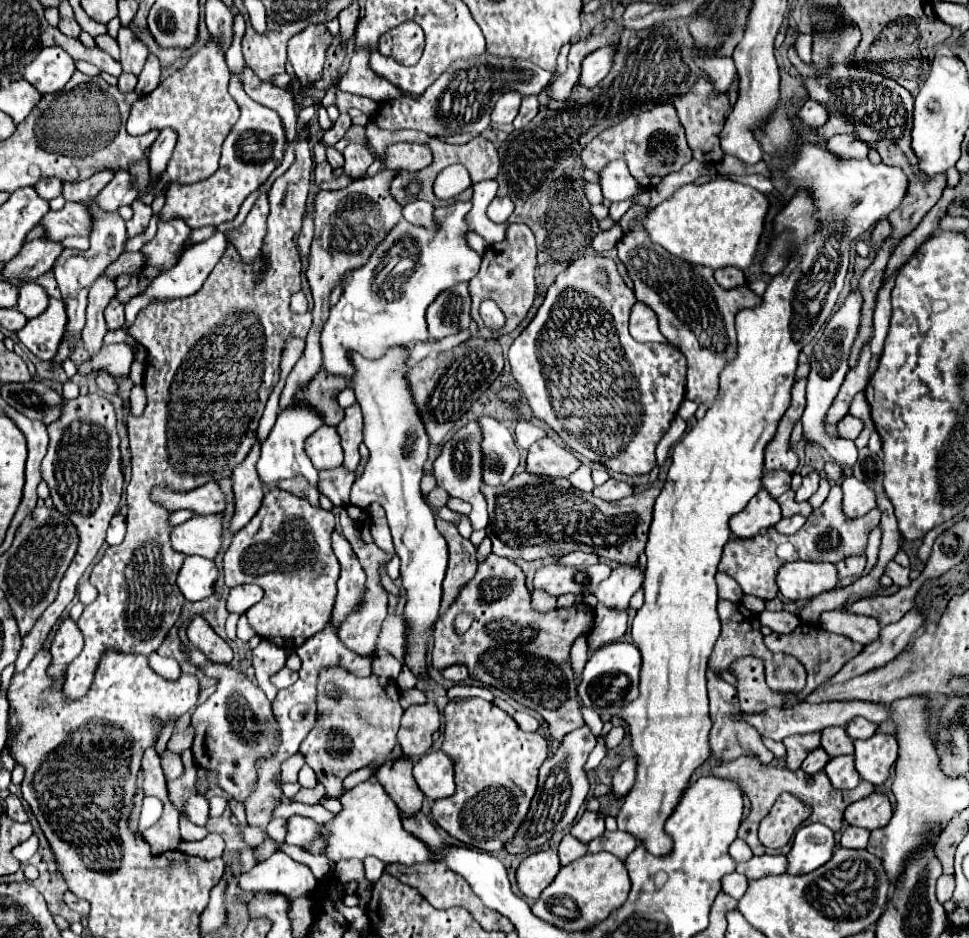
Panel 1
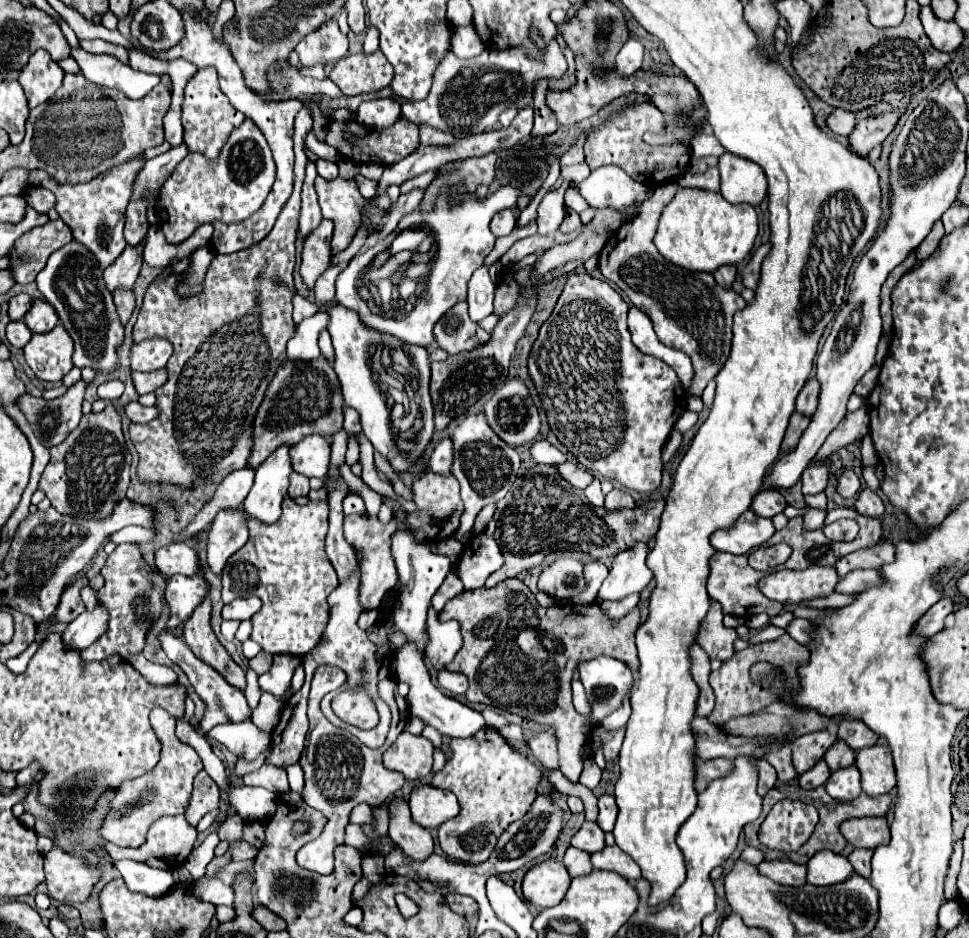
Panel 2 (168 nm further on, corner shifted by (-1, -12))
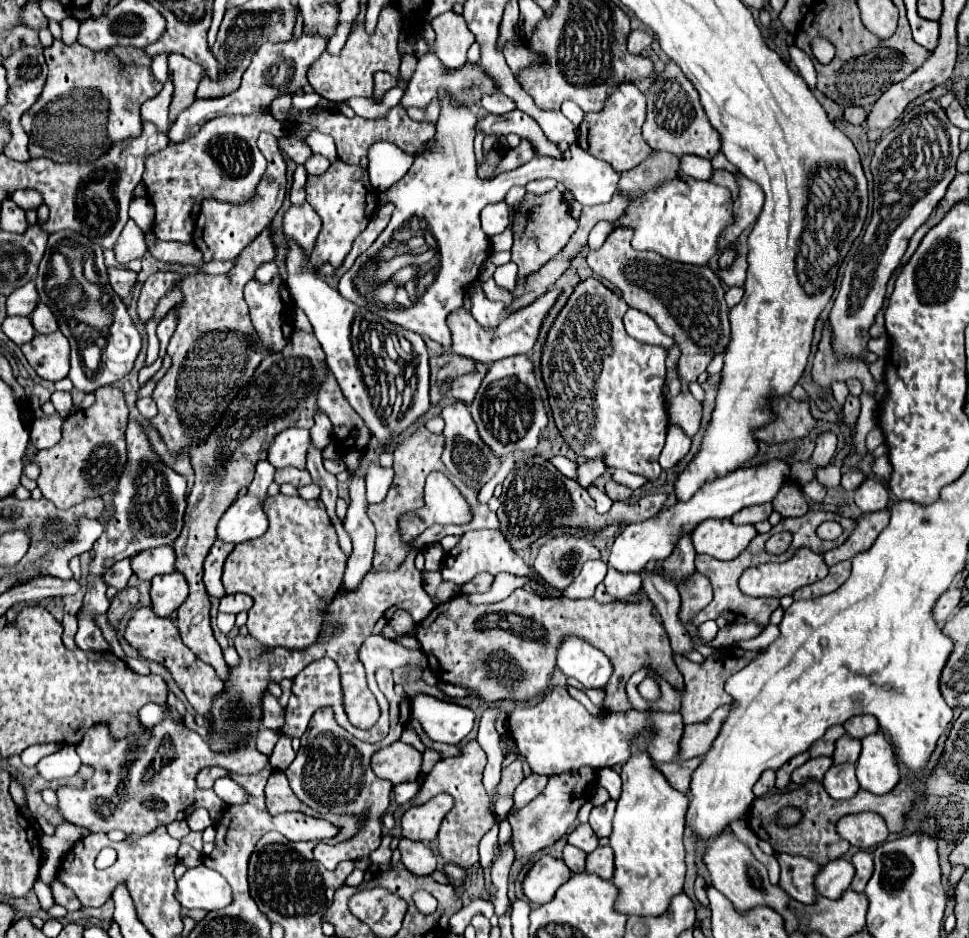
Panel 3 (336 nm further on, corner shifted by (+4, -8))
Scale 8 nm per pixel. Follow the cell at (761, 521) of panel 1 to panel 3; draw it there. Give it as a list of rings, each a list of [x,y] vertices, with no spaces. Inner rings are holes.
[[[712,518],[700,522],[692,532],[692,542],[698,554],[708,554],[720,560],[734,560],[756,538],[752,524],[732,524],[730,518]]]

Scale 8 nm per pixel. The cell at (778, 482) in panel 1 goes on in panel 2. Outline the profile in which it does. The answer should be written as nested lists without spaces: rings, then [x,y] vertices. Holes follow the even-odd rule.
[[[759,492],[753,498],[749,510],[761,518],[773,518],[775,514],[783,512],[785,506],[787,506],[787,502],[781,492]]]

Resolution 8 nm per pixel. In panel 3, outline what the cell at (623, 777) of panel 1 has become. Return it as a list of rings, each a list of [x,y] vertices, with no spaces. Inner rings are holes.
[[[608,800],[606,804],[592,808],[592,812],[590,812],[590,826],[592,826],[592,830],[596,832],[598,838],[610,836],[614,808],[616,808],[616,802],[614,800]]]

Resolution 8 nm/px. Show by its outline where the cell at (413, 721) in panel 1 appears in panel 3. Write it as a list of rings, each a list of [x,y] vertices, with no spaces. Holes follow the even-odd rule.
[[[396,742],[386,748],[380,748],[372,756],[372,770],[378,778],[390,780],[392,784],[414,782],[420,774],[422,754],[410,744]]]

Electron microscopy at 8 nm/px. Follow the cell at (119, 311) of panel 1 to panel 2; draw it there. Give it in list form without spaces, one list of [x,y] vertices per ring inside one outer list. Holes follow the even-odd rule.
[[[117,288],[113,292],[113,296],[115,296],[115,306],[117,306],[117,312],[121,316],[121,322],[127,324],[127,320],[131,318],[131,312],[135,308],[135,294],[133,294],[133,290]]]

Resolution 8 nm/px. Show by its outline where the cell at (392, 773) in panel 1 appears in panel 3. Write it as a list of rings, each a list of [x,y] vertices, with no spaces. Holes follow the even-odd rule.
[[[400,838],[398,850],[402,854],[402,864],[416,876],[426,876],[436,870],[436,858],[426,844],[416,844],[416,840]]]

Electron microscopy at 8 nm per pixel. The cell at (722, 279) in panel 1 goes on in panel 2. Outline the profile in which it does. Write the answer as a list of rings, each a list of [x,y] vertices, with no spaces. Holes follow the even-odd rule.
[[[731,264],[719,266],[719,268],[713,272],[717,284],[721,284],[723,288],[731,288],[731,284],[733,284],[733,280],[735,280],[735,274],[737,274],[737,270],[735,270],[735,266],[731,266]]]

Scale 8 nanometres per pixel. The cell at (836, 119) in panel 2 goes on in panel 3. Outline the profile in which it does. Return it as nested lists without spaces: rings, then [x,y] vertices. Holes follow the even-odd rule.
[[[844,108],[844,120],[850,124],[864,124],[866,110],[864,108]]]

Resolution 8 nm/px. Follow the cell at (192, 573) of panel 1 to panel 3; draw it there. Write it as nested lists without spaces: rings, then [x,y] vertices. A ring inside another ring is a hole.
[[[180,572],[168,576],[156,576],[152,580],[150,596],[152,596],[152,610],[156,612],[156,616],[170,616],[188,598],[188,582]]]

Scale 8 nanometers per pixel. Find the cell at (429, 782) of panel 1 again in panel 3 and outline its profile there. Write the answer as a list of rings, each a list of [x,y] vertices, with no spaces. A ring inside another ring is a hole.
[[[440,794],[428,800],[426,804],[412,806],[404,816],[402,816],[402,834],[410,840],[420,840],[420,842],[430,842],[438,834],[438,826],[444,820],[444,816],[452,810],[452,796]]]

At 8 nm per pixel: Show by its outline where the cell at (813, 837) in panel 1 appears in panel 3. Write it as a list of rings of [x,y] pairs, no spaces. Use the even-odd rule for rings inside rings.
[[[840,858],[840,860],[828,862],[820,866],[820,872],[816,874],[816,892],[820,896],[836,900],[844,890],[850,888],[852,876],[854,876],[854,866],[848,860]]]

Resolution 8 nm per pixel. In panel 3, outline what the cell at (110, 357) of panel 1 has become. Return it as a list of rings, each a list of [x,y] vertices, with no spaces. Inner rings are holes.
[[[58,412],[54,414],[42,414],[32,422],[32,432],[30,432],[30,440],[36,444],[36,448],[44,450],[50,448],[54,444],[60,442],[62,436],[62,424],[64,424],[64,416],[60,416]]]

